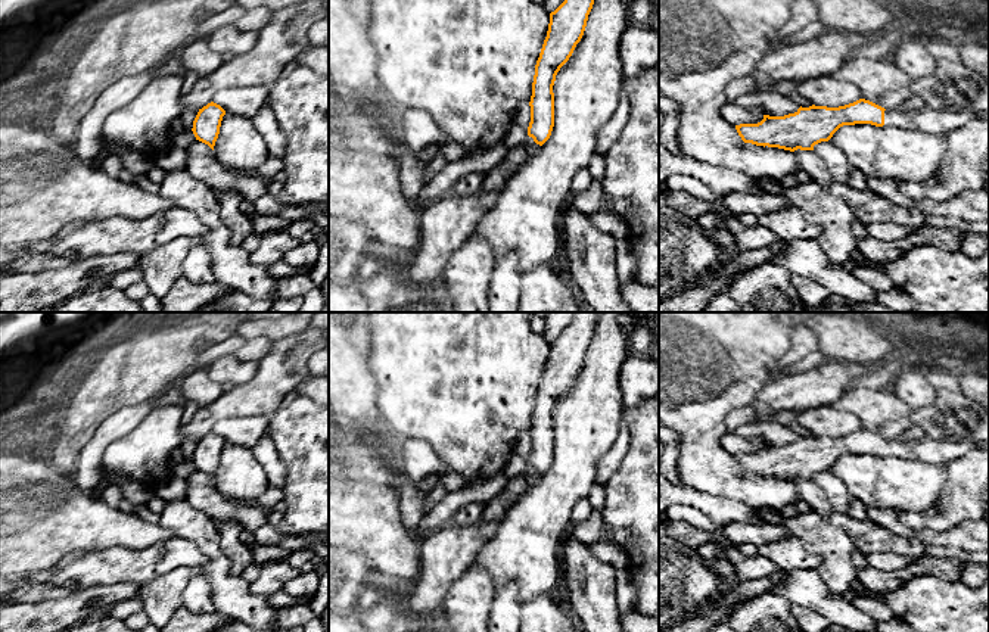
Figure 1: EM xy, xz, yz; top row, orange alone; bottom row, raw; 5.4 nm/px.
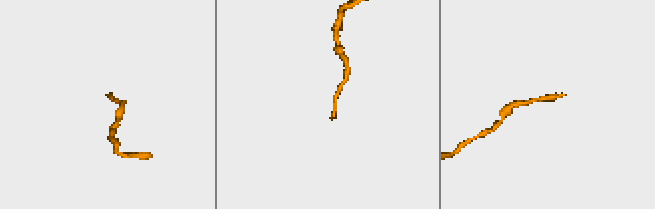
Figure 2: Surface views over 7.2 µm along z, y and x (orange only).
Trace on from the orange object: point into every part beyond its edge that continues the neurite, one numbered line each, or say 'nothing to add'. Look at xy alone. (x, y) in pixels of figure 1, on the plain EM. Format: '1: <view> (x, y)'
nothing to add

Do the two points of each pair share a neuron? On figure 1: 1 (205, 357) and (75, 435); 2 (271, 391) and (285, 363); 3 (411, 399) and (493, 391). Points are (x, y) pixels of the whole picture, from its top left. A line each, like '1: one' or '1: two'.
1: two
2: one
3: one

